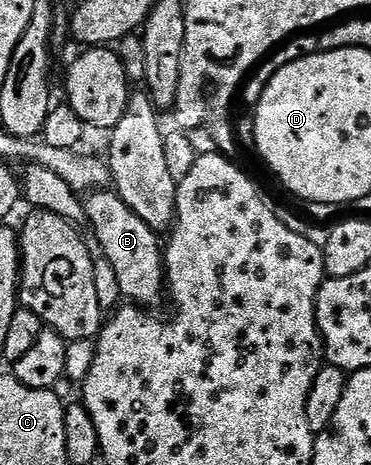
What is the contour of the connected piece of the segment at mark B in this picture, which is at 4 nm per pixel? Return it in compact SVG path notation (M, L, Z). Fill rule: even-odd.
M97 190L83 197L84 219L100 243L99 255L110 262L112 276L118 278L120 295L125 301L145 310L156 310L166 300L166 273L161 237L114 190Z

